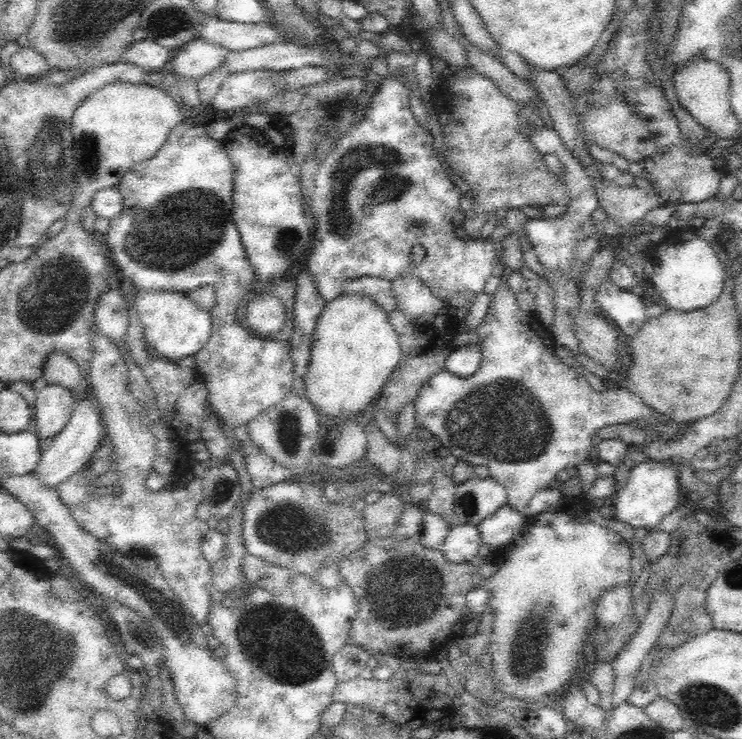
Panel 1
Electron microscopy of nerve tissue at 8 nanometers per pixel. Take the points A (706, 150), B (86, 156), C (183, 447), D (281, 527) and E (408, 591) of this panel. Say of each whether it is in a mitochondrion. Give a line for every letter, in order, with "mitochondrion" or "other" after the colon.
A: other
B: mitochondrion
C: other
D: mitochondrion
E: mitochondrion

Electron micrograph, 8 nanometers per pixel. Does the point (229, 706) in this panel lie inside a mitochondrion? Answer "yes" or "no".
no

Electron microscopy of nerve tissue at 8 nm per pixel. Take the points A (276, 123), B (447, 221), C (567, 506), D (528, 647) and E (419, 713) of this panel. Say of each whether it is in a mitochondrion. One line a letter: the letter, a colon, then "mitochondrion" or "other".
A: other
B: other
C: other
D: mitochondrion
E: other

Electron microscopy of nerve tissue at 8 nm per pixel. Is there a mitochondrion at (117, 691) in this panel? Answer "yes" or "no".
no

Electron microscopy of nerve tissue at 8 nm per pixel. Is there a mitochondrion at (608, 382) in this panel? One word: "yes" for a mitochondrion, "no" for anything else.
no

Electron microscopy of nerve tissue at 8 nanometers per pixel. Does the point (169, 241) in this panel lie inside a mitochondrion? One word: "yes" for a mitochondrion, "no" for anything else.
yes

